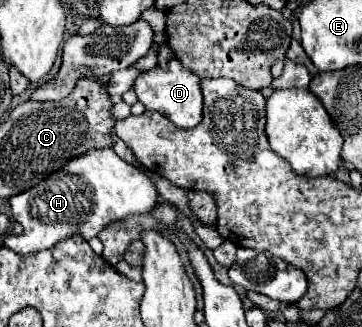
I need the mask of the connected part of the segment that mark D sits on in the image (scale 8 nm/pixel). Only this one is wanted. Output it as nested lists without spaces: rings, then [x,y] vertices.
[[[172,58],[166,66],[156,66],[152,70],[140,72],[134,82],[134,92],[138,102],[146,106],[146,110],[156,110],[164,114],[178,128],[194,128],[202,120],[202,92],[200,92],[200,76],[182,66],[178,58]]]

